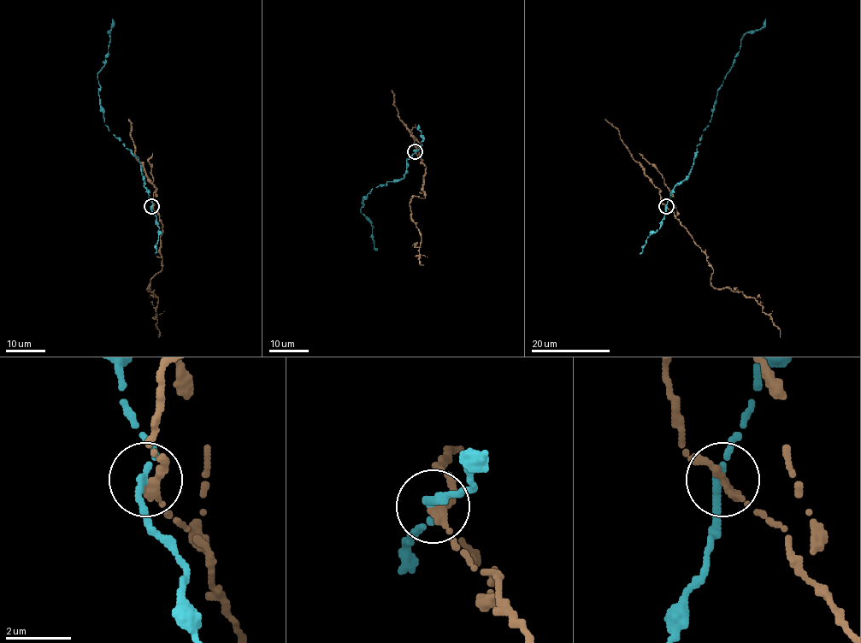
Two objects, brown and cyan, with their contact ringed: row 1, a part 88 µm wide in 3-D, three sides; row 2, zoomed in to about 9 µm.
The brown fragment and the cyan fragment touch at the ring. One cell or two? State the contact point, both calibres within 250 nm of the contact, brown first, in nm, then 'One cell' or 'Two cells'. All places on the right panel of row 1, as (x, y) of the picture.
Place: (666, 206). Thickness 280 nm (brown) against 220 nm. Two cells

